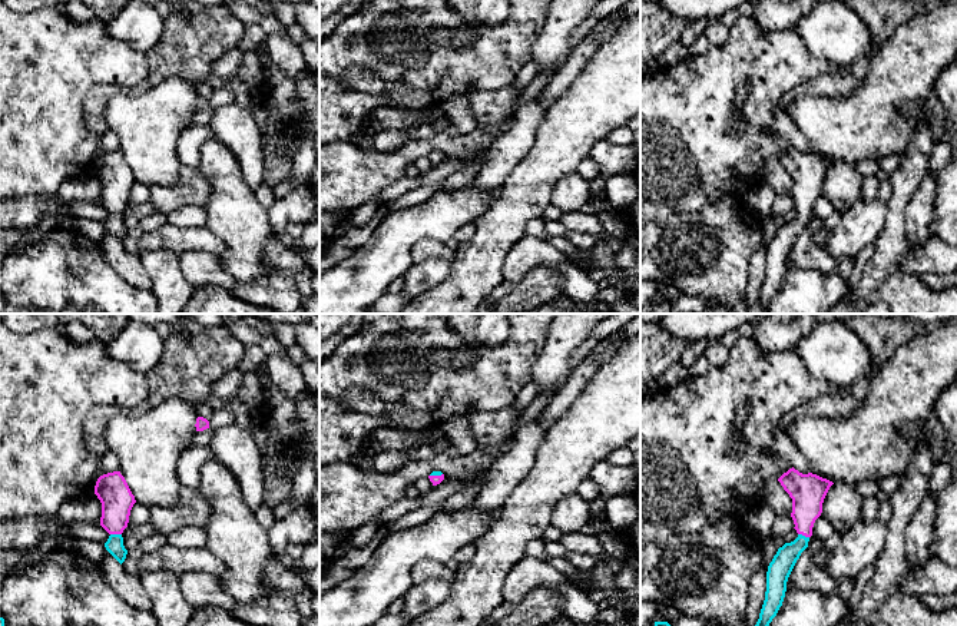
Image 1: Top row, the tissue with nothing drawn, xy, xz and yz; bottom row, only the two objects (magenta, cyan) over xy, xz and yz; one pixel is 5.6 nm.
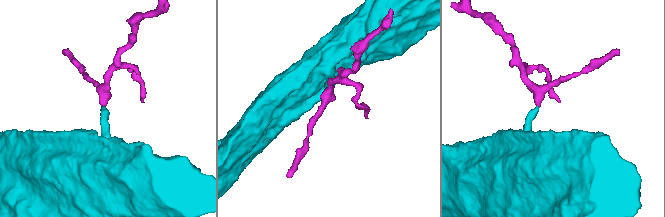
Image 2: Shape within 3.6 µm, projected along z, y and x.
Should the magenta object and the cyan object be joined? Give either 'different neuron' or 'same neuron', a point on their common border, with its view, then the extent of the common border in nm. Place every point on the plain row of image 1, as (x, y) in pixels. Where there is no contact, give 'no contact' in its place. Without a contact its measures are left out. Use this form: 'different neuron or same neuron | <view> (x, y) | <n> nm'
same neuron | xy (116, 212) | 60 nm

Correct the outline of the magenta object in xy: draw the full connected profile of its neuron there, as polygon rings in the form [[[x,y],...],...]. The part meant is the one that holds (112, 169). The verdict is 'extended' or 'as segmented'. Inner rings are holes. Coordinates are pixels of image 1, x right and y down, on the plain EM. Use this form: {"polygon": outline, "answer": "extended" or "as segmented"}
{"polygon": [[[120,150],[100,155],[95,173],[102,182],[100,205],[110,213],[105,226],[122,244],[128,233],[122,212],[128,206],[130,189],[136,182],[135,175]]], "answer": "extended"}

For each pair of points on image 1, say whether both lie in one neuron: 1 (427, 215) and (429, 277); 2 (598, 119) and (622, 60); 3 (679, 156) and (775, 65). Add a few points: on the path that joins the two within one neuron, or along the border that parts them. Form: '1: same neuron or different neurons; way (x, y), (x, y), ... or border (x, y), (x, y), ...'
1: different neurons; border (413, 264), (403, 275)
2: same neuron; way (598, 105), (622, 79), (622, 75)
3: same neuron; way (686, 126), (745, 68)

